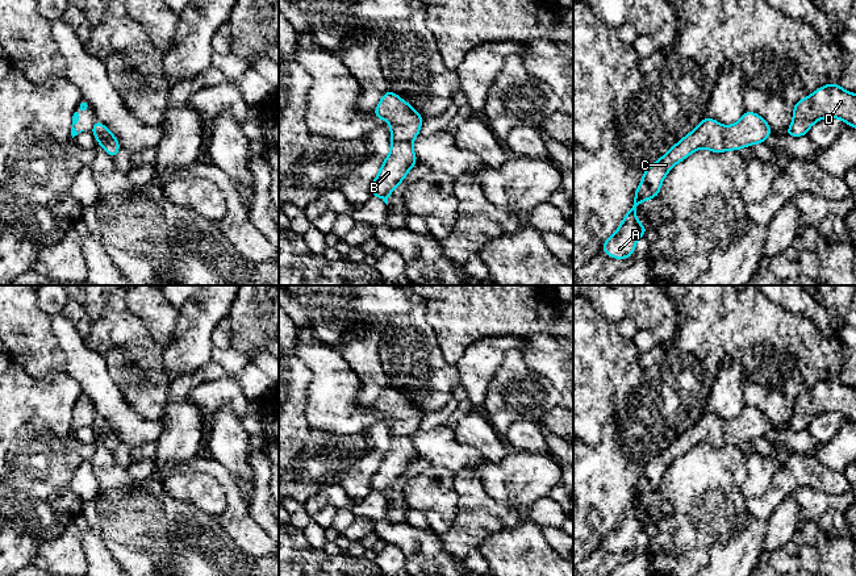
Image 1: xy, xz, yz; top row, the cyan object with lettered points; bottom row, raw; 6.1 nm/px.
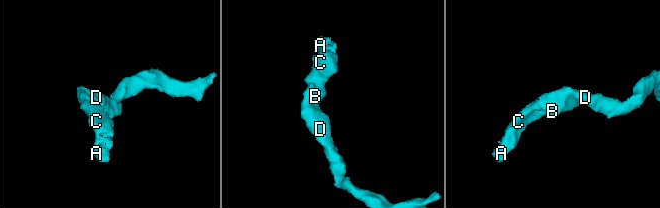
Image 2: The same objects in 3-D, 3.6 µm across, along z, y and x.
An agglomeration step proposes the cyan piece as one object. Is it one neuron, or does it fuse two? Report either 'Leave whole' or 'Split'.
Leave whole

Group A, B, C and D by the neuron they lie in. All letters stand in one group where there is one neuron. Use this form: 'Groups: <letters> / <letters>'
Groups: A B C D

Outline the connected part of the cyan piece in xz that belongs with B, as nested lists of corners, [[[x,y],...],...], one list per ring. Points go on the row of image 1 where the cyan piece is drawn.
[[[389,88],[379,101],[373,116],[385,120],[391,126],[391,151],[383,162],[379,175],[371,183],[371,196],[379,196],[387,205],[389,195],[405,180],[406,174],[417,164],[412,142],[419,135],[425,118],[409,103]]]

